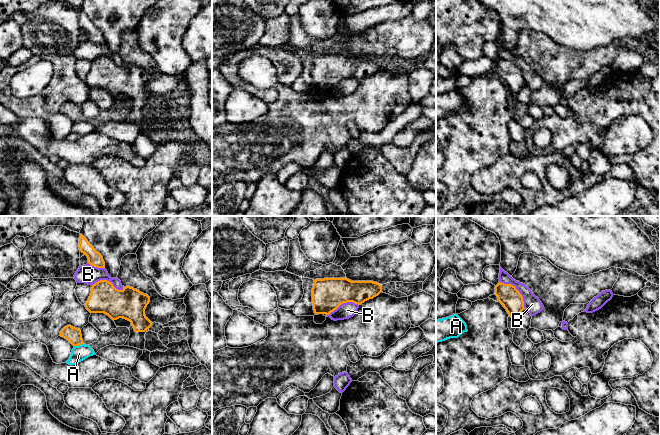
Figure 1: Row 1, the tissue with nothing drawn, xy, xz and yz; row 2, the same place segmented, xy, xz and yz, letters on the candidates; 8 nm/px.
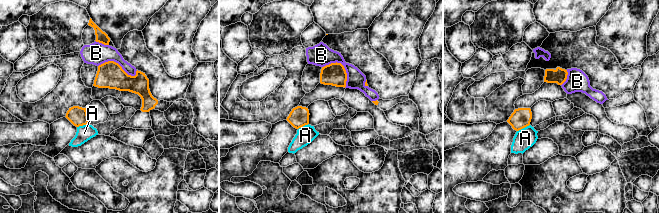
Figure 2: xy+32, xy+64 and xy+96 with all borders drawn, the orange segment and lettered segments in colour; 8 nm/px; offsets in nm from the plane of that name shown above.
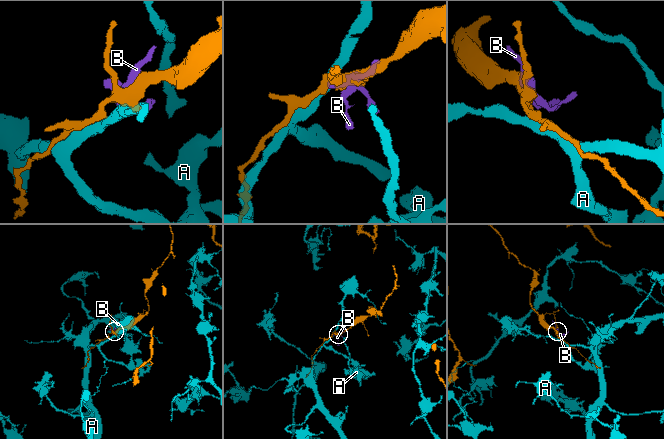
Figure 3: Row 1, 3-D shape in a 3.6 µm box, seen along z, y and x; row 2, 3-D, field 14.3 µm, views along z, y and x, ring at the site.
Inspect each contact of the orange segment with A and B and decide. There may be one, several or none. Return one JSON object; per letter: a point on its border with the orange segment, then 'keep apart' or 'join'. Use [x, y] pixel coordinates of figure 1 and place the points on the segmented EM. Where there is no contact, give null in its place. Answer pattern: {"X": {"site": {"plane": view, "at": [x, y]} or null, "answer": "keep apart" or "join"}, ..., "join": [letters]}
{"A": {"site": {"plane": "xy", "at": [78, 345]}, "answer": "keep apart"}, "B": {"site": {"plane": "yz", "at": [517, 290]}, "answer": "keep apart"}, "join": []}

